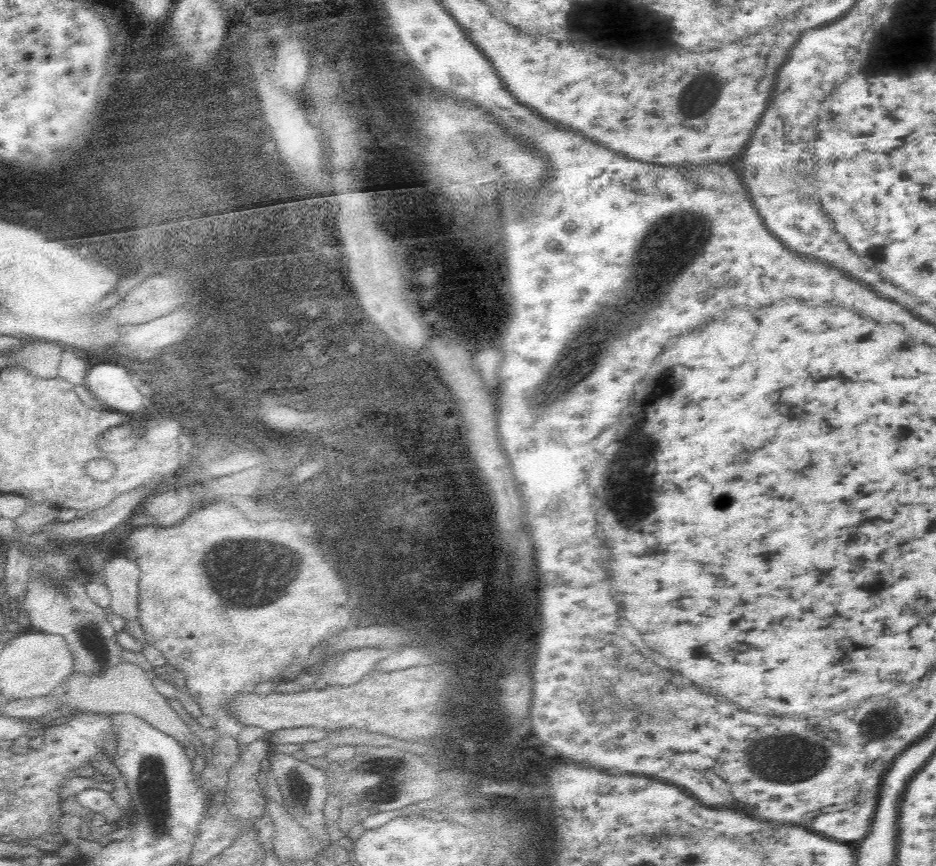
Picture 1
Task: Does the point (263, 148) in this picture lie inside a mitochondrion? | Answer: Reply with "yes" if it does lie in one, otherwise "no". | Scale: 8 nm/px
yes

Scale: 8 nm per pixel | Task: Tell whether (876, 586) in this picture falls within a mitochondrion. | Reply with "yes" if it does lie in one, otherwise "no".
no

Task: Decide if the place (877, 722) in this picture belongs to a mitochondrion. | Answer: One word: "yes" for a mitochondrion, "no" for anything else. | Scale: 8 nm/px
yes

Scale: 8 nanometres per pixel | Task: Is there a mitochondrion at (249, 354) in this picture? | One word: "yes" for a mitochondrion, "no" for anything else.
yes

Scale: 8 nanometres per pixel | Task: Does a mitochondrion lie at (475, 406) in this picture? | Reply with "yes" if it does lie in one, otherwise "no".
yes

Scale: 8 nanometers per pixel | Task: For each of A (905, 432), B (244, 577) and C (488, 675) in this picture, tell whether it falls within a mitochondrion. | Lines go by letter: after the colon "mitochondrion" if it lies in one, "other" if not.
A: other
B: mitochondrion
C: mitochondrion

